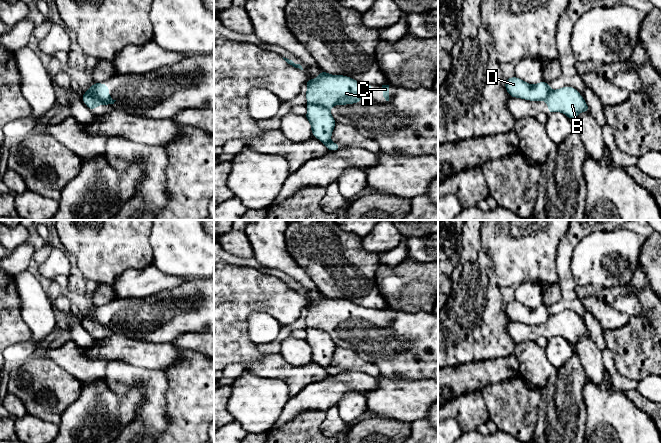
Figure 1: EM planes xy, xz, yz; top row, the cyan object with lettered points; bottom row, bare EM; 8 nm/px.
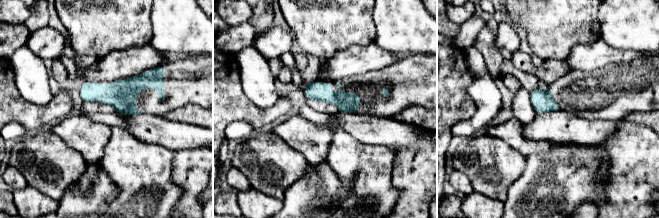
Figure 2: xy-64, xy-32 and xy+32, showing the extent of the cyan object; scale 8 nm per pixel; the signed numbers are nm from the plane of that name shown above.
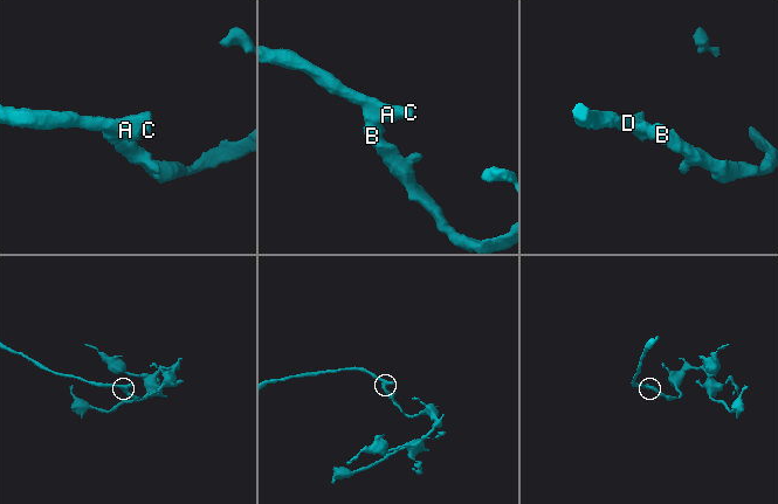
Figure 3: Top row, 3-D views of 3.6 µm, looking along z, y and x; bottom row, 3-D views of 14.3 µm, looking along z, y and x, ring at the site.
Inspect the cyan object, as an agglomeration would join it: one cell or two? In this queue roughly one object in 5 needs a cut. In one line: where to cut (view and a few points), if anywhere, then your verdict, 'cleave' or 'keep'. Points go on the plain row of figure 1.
xy (84, 317), (90, 317), (109, 328) | cleave

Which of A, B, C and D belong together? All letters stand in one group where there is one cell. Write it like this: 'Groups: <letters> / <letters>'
Groups: A C D / B

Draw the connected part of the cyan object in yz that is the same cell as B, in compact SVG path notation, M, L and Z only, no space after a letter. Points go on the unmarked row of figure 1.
M570 310L551 314L546 326L549 337L561 336L572 345L580 336L589 336L589 331L580 316Z

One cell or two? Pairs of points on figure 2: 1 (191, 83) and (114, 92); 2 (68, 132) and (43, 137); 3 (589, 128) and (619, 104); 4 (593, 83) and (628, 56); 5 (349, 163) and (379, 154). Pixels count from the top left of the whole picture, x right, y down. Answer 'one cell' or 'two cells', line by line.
1: one cell
2: two cells
3: two cells
4: two cells
5: one cell

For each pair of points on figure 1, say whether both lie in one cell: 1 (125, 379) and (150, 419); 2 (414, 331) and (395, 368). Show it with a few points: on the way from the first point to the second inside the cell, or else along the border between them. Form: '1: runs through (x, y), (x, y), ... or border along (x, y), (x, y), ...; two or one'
1: runs through (140, 378), (143, 378), (150, 385), (150, 404); one
2: runs through (415, 340), (413, 349), (403, 359); one

